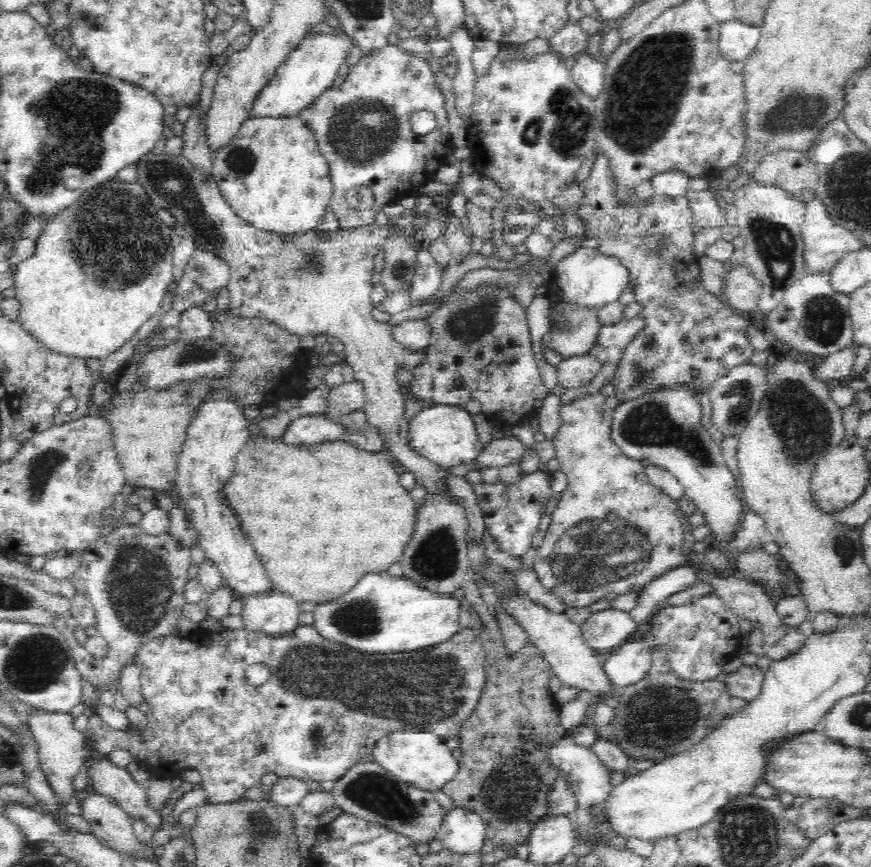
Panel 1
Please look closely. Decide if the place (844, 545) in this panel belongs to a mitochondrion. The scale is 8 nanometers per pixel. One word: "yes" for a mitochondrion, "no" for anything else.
yes

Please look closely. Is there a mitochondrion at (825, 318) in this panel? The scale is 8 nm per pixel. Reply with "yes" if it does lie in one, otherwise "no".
yes

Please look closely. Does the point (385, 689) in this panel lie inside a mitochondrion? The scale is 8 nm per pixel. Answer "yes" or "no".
yes

